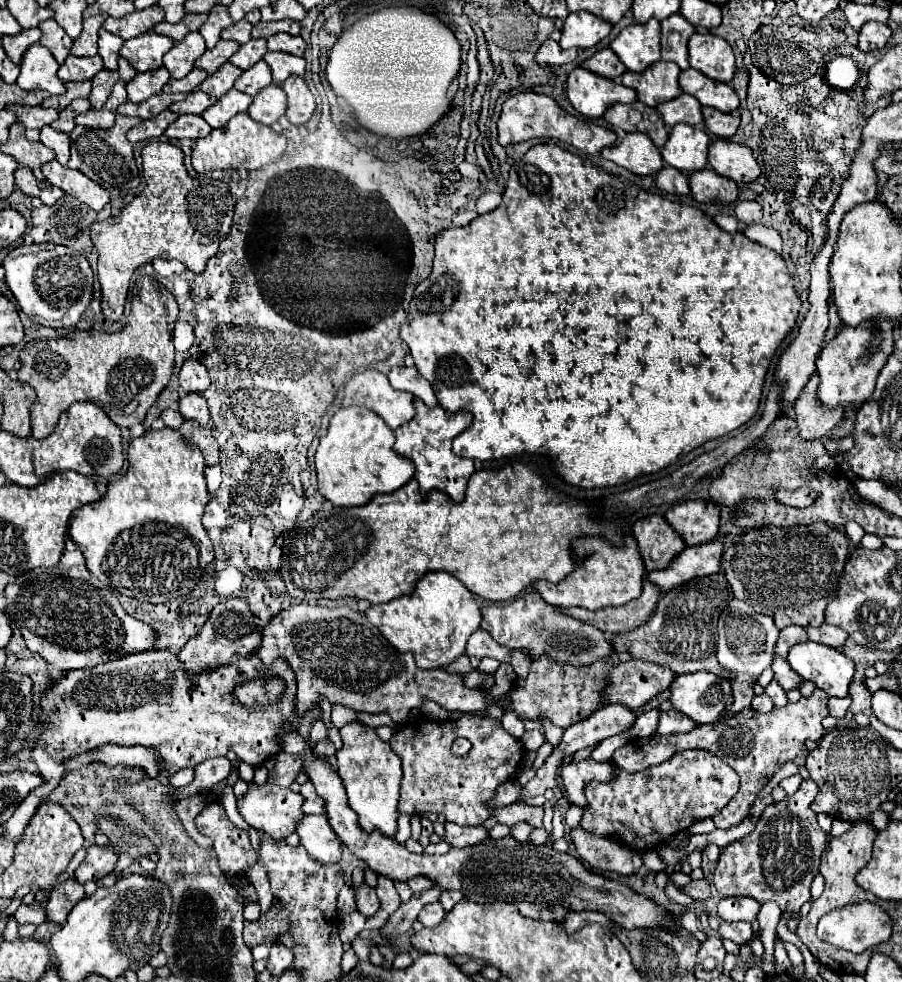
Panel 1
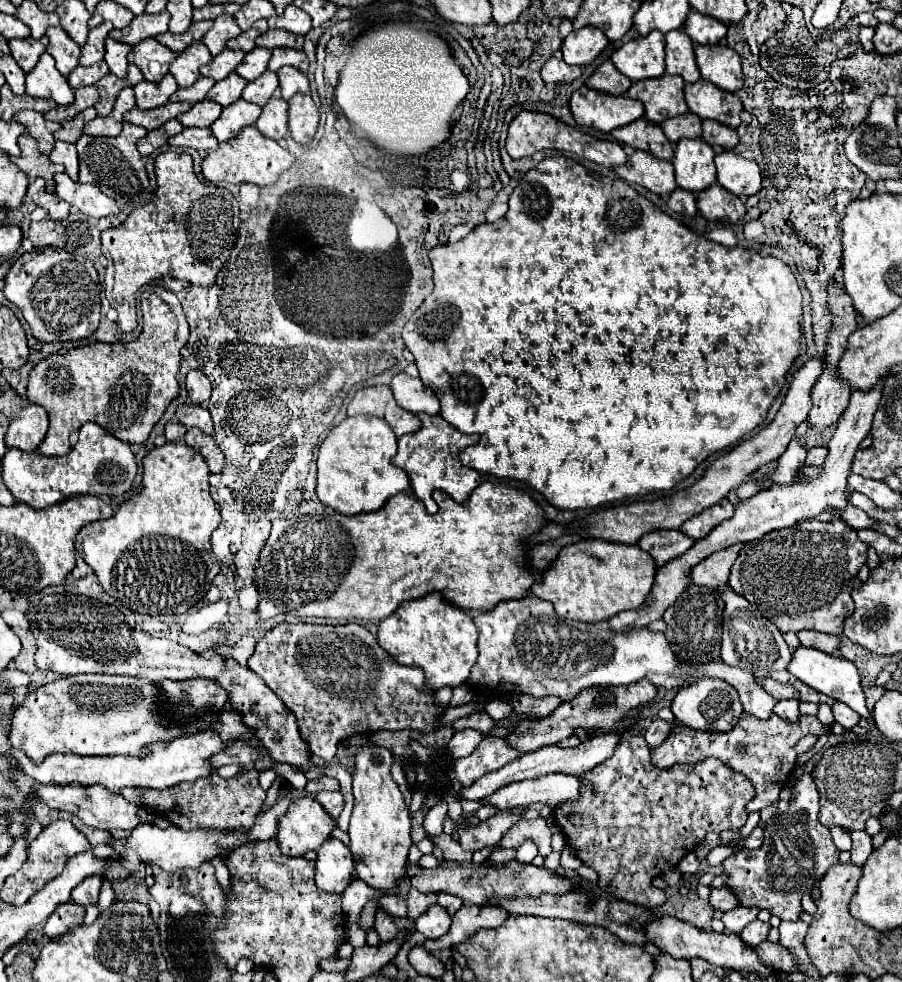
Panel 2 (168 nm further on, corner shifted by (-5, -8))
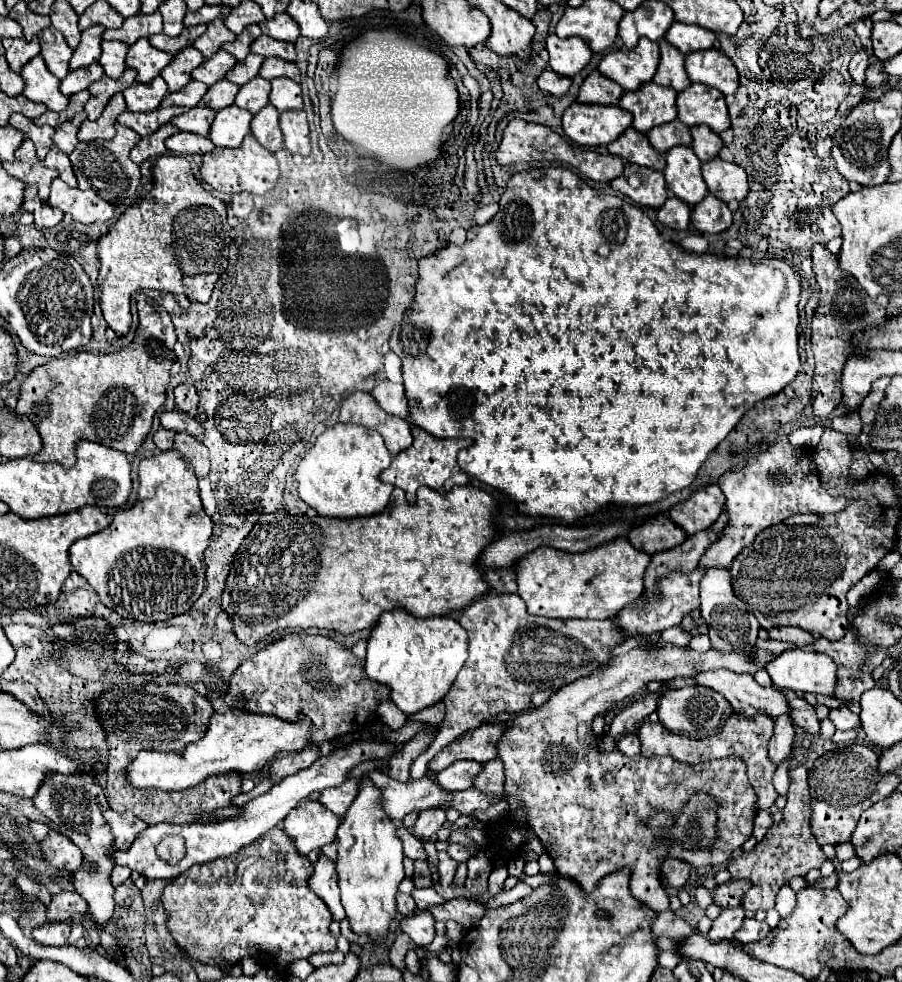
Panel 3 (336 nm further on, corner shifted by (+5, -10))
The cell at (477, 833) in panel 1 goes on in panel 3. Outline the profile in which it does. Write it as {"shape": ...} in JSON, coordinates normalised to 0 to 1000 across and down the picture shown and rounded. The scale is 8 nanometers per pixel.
{"shape":[[[442,842],[442,844],[440,844],[440,852],[442,852],[445,858],[447,858],[447,871],[449,871],[449,873],[453,873],[453,875],[458,875],[458,877],[460,877],[460,875],[473,875],[467,856],[460,854],[458,850],[453,850],[453,846],[451,846],[449,842]]]}

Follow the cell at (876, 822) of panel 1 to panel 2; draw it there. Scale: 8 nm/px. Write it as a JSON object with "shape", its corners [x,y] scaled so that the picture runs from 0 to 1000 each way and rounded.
{"shape":[[[957,844],[952,848],[941,848],[946,863],[943,863],[943,877],[948,877],[948,881],[957,881],[961,877],[961,873],[968,867],[968,852]]]}

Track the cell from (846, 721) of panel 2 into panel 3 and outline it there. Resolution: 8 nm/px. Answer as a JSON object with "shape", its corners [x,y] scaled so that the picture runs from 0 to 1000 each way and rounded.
{"shape":[[[941,720],[921,722],[919,730],[921,730],[921,734],[926,736],[928,742],[948,742],[948,740],[952,740],[952,728],[946,726]]]}

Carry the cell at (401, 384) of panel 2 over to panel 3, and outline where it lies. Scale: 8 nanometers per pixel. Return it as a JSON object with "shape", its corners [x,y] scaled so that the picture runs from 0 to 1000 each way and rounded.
{"shape":[[[420,388],[414,394],[411,402],[416,404],[416,408],[420,410],[420,414],[427,421],[438,423],[438,425],[445,425],[445,427],[451,427],[453,414],[451,414],[447,392],[440,392],[440,390],[433,390],[433,388]]]}

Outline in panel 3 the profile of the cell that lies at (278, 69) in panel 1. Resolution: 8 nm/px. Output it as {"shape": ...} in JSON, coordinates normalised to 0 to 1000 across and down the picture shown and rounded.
{"shape":[[[309,78],[309,80],[303,80],[300,87],[303,87],[303,91],[300,91],[298,101],[307,109],[309,115],[320,113],[320,111],[336,111],[331,85],[327,85],[318,78]]]}

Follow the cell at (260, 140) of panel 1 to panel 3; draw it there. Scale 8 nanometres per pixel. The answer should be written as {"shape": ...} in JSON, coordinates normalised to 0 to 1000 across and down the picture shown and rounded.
{"shape":[[[274,137],[269,148],[263,152],[243,152],[238,150],[234,156],[225,158],[223,180],[232,186],[238,195],[245,197],[278,197],[278,199],[294,199],[307,188],[309,182],[309,168],[300,154],[296,154],[280,137]]]}

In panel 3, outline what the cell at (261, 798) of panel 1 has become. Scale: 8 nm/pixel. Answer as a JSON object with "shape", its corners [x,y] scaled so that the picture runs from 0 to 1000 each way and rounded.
{"shape":[[[336,814],[318,832],[316,848],[327,854],[329,867],[343,871],[347,865],[356,865],[374,854],[374,842],[378,832],[369,830],[354,816]]]}

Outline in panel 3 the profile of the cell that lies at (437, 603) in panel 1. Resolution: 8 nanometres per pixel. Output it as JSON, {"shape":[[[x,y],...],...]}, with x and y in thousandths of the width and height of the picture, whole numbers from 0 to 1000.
{"shape":[[[433,622],[422,626],[418,638],[414,641],[409,653],[407,653],[407,671],[405,671],[405,685],[409,691],[429,698],[433,702],[433,714],[449,724],[449,728],[460,728],[471,720],[478,720],[487,716],[498,700],[502,698],[509,681],[513,679],[518,671],[518,647],[516,641],[500,628],[473,628],[462,630],[449,622]]]}

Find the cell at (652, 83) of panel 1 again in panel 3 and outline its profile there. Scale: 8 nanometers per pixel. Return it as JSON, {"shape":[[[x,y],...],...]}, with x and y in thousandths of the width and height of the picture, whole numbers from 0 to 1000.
{"shape":[[[715,85],[706,93],[691,95],[686,109],[702,117],[702,129],[711,135],[722,133],[728,127],[742,125],[751,119],[748,109],[751,93],[744,89],[733,89],[726,85]]]}

